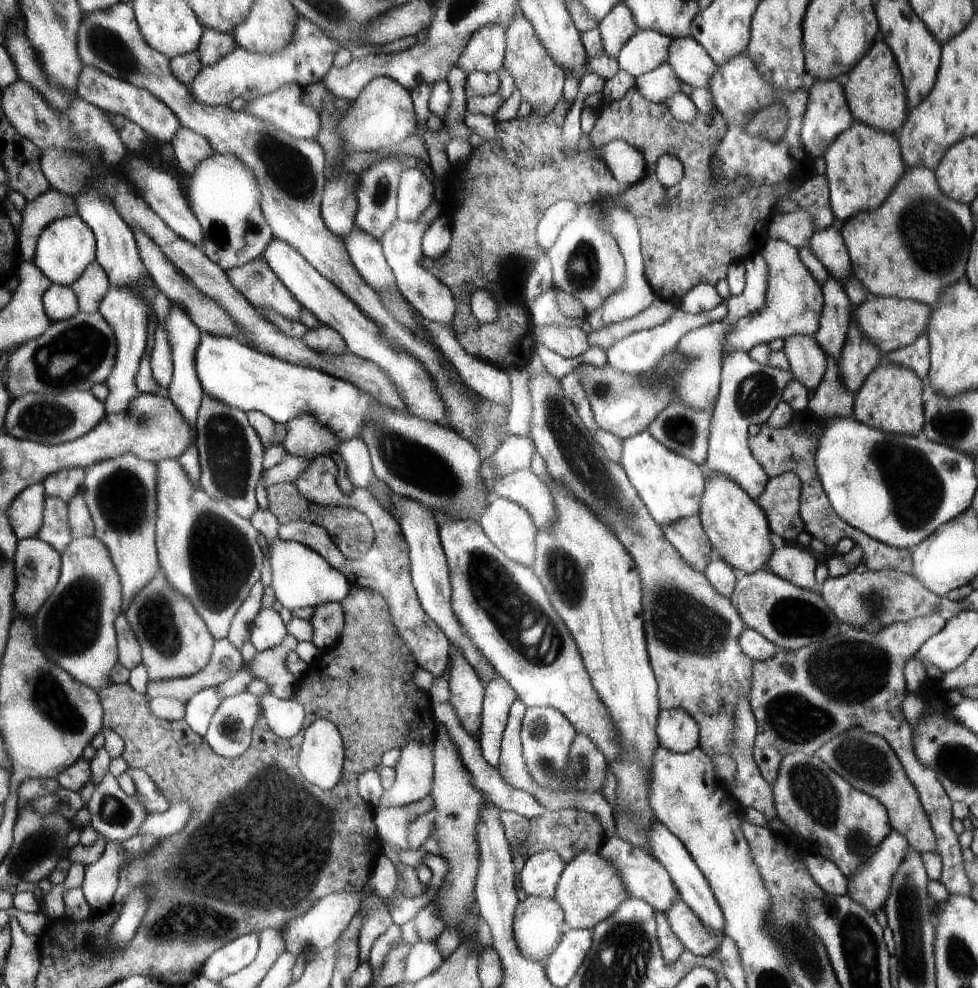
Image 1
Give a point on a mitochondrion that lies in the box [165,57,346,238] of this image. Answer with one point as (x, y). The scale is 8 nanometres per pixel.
(291, 171)

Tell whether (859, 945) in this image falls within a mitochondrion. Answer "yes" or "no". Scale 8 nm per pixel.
yes

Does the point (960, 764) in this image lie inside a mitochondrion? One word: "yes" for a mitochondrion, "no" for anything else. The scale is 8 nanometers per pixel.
yes

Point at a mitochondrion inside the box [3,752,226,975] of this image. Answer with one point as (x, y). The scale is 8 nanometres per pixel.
(39, 844)

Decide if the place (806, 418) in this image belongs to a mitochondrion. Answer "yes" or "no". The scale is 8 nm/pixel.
no

